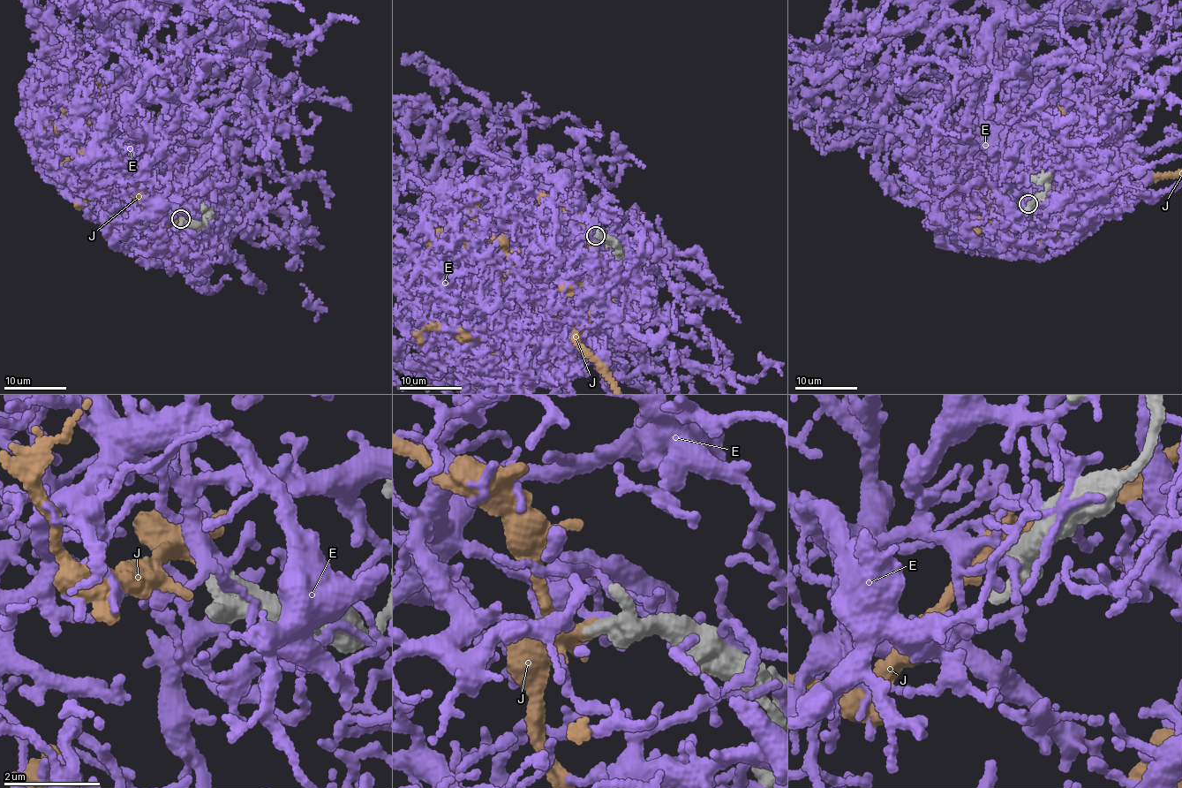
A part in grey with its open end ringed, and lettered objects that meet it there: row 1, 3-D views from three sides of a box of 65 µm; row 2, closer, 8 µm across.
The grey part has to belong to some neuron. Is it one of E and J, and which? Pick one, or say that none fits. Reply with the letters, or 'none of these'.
J

